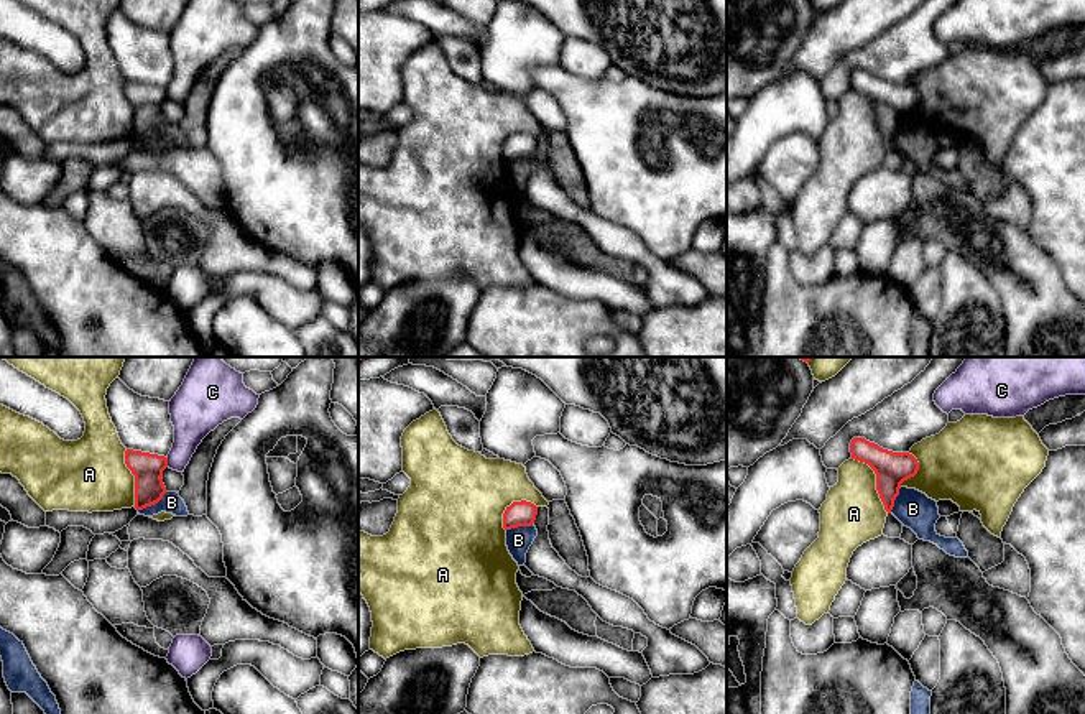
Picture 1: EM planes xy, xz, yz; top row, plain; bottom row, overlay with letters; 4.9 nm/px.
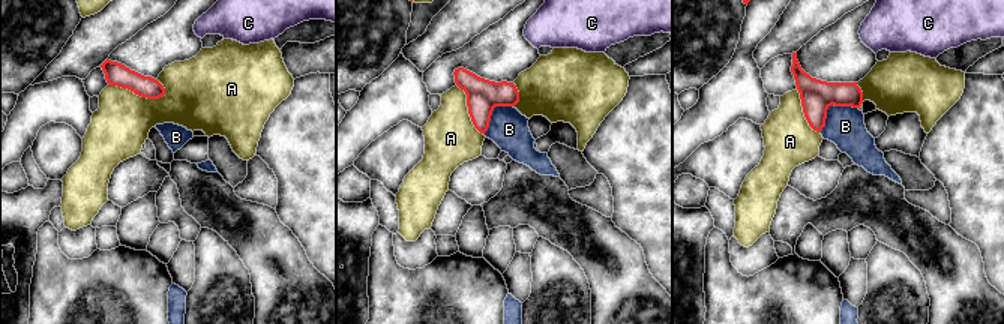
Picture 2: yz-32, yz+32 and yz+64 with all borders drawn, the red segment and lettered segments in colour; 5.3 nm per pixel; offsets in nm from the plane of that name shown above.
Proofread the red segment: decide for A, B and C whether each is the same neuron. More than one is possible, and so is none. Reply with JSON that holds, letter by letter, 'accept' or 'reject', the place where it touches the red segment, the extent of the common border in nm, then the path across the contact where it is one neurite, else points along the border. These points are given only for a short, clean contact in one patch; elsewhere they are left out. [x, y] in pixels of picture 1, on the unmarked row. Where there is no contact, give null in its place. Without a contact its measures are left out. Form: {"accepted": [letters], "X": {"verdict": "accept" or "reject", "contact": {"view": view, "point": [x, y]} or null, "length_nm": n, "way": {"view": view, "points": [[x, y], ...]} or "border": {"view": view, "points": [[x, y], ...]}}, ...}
{"accepted": [], "A": {"verdict": "reject", "contact": {"view": "yz", "point": [877, 112]}, "length_nm": 320}, "B": {"verdict": "reject", "contact": {"view": "xy", "point": [152, 135]}, "length_nm": 170, "border": {"view": "xy", "points": [[166, 124], [156, 134], [138, 142]]}}, "C": {"verdict": "reject", "contact": {"view": "xy", "point": [166, 92]}, "length_nm": 60}}

